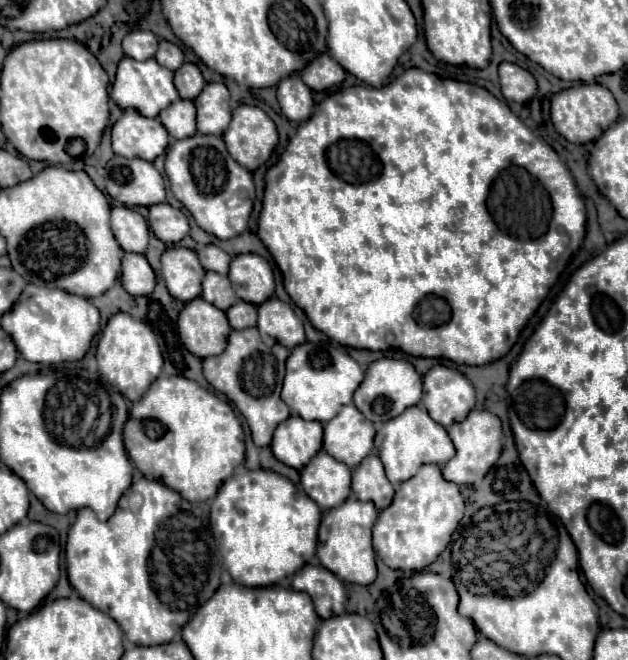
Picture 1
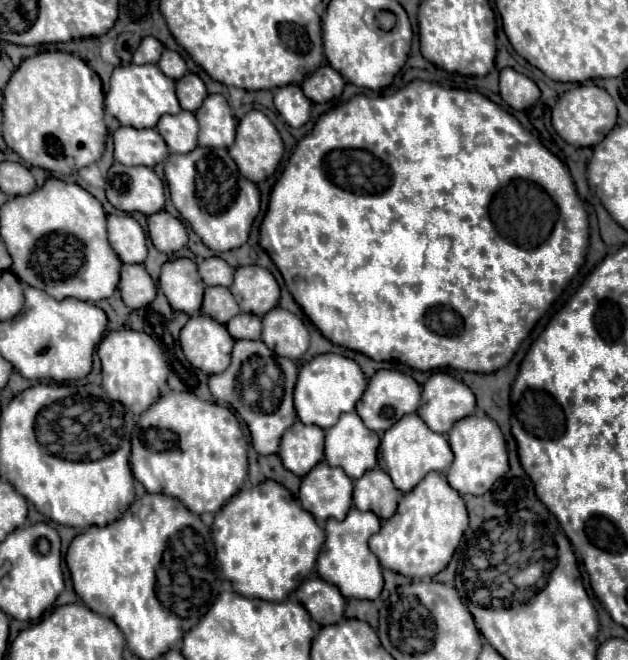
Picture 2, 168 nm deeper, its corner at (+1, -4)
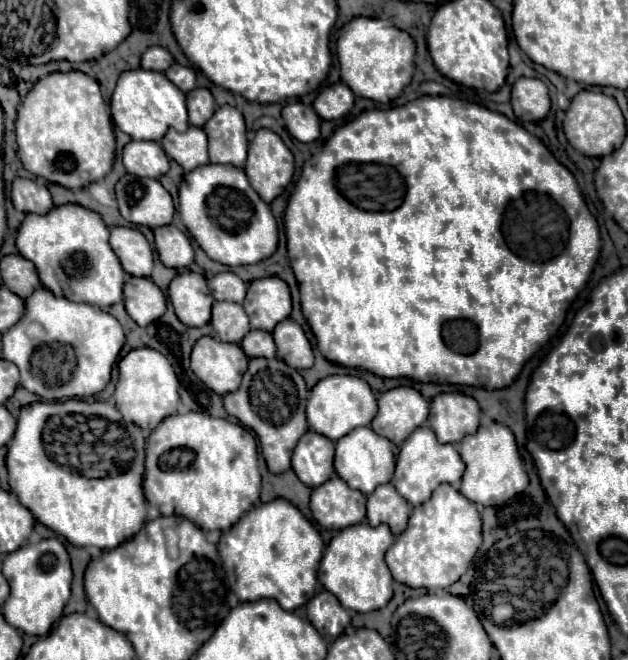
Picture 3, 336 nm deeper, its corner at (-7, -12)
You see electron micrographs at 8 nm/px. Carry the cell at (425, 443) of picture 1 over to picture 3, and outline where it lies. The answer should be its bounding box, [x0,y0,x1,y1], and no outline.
[391,426,465,506]

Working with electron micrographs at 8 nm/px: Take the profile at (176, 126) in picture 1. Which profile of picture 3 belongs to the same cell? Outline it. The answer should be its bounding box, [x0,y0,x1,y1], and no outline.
[161,126,209,172]

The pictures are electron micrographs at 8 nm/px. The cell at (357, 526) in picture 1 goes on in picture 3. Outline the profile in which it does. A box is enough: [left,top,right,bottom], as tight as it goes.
[319,522,393,612]

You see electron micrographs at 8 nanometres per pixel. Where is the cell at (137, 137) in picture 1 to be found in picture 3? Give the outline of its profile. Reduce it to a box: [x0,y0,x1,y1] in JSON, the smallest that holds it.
[123,140,169,178]

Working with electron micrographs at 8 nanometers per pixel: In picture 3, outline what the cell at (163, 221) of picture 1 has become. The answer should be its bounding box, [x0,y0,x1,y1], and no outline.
[153,224,193,268]

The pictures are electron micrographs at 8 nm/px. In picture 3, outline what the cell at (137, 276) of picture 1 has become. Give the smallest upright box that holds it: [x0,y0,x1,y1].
[125,276,165,326]

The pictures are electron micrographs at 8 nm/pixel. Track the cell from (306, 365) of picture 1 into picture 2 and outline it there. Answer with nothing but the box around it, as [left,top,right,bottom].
[295,354,367,428]

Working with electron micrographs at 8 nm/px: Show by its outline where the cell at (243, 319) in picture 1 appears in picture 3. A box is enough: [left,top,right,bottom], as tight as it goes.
[241,330,275,358]

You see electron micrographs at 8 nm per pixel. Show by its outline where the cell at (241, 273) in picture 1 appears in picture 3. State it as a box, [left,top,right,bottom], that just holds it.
[243,276,291,332]

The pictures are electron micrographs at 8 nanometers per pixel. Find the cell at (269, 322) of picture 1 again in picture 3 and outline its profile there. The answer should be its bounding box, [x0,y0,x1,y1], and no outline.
[273,320,313,370]

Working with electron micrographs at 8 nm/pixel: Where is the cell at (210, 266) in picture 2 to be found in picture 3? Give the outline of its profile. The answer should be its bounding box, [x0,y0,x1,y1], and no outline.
[209,272,247,302]

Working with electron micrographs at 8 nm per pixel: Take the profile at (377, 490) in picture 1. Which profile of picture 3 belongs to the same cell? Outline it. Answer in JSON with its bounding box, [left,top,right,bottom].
[367,484,411,536]

